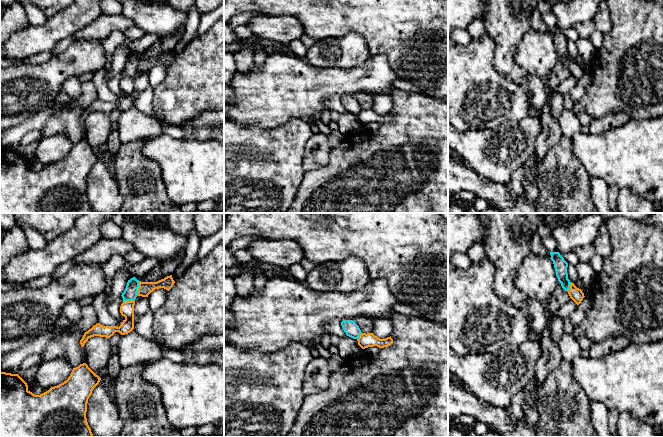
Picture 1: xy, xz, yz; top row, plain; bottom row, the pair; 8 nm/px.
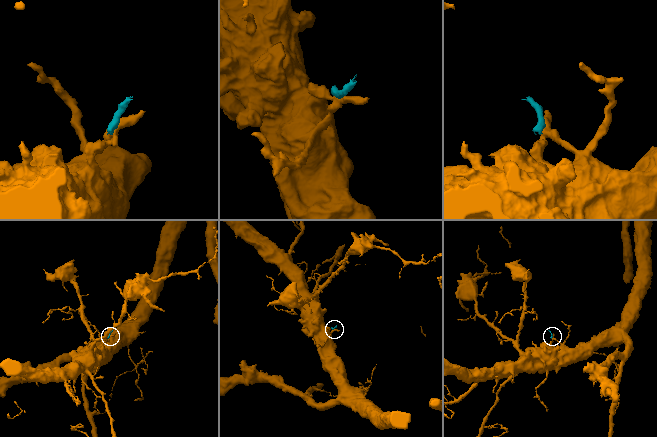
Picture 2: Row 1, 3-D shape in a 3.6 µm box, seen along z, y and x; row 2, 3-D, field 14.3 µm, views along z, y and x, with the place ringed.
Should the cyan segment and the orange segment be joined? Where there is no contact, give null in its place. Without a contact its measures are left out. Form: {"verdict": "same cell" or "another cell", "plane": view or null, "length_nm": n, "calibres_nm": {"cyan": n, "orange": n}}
{"verdict": "another cell", "plane": "xy", "length_nm": 120, "calibres_nm": {"cyan": 110, "orange": 110}}

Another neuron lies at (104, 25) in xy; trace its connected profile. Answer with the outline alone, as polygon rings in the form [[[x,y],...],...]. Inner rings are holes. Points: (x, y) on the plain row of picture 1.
[[[102,14],[94,22],[90,23],[79,32],[77,32],[76,38],[78,41],[87,40],[104,40],[114,31],[125,32],[131,28],[134,24],[130,19],[122,14],[118,15],[106,15]]]

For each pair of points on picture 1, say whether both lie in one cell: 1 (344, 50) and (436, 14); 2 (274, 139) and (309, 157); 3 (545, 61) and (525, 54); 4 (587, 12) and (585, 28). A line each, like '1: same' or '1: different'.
1: different
2: different
3: same
4: different

